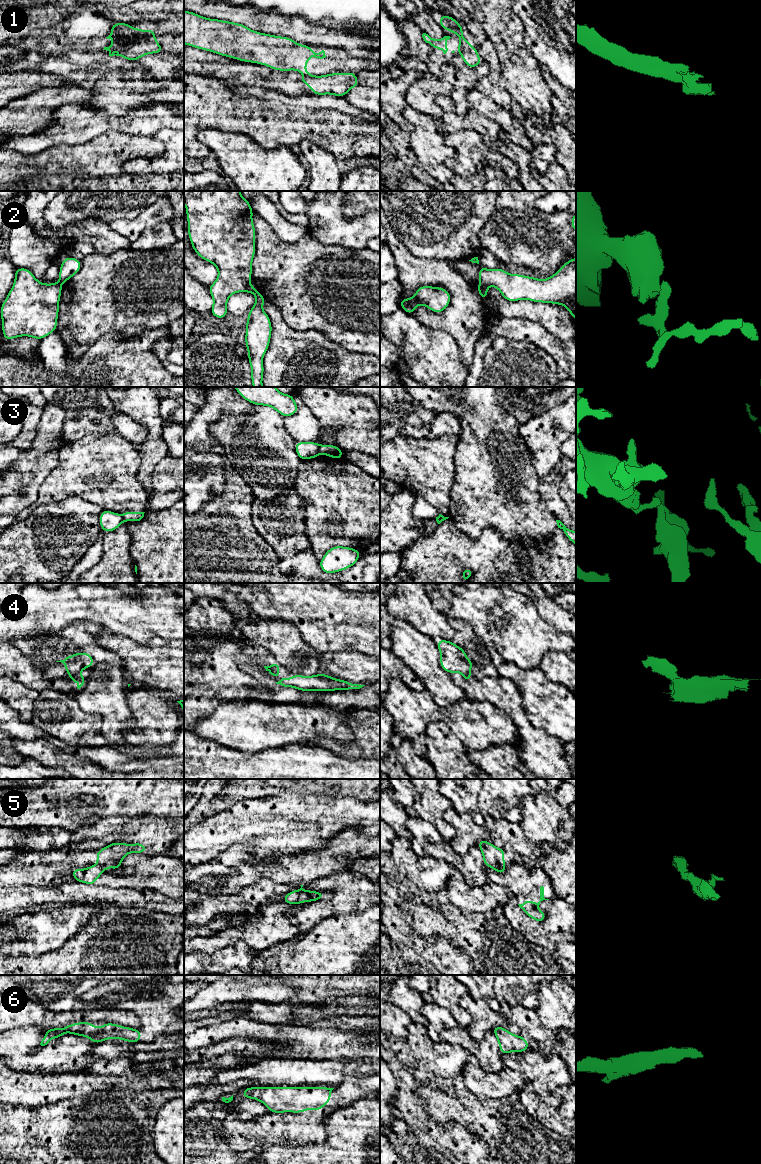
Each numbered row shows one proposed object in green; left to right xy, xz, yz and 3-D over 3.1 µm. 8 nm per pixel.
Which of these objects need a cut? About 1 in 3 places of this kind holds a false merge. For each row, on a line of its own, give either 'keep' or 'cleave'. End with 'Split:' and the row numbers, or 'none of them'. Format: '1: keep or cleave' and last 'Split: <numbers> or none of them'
1: cleave
2: cleave
3: cleave
4: cleave
5: cleave
6: keep
Split: 1, 2, 3, 4, 5

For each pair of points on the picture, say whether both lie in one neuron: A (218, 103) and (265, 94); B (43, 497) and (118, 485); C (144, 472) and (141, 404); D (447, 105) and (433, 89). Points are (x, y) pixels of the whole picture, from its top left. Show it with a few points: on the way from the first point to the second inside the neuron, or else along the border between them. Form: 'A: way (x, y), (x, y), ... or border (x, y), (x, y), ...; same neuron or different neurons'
A: border (230, 90), (238, 96), (255, 96), (276, 100); different neurons
B: way (62, 485), (99, 485); same neuron
C: way (150, 455), (152, 450), (152, 421); same neuron
D: border (449, 94), (435, 98), (443, 111); different neurons

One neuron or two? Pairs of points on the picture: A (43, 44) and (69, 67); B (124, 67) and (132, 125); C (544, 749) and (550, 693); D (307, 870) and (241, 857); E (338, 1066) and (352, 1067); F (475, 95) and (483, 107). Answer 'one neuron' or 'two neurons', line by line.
A: two neurons
B: two neurons
C: two neurons
D: one neuron
E: one neuron
F: one neuron

